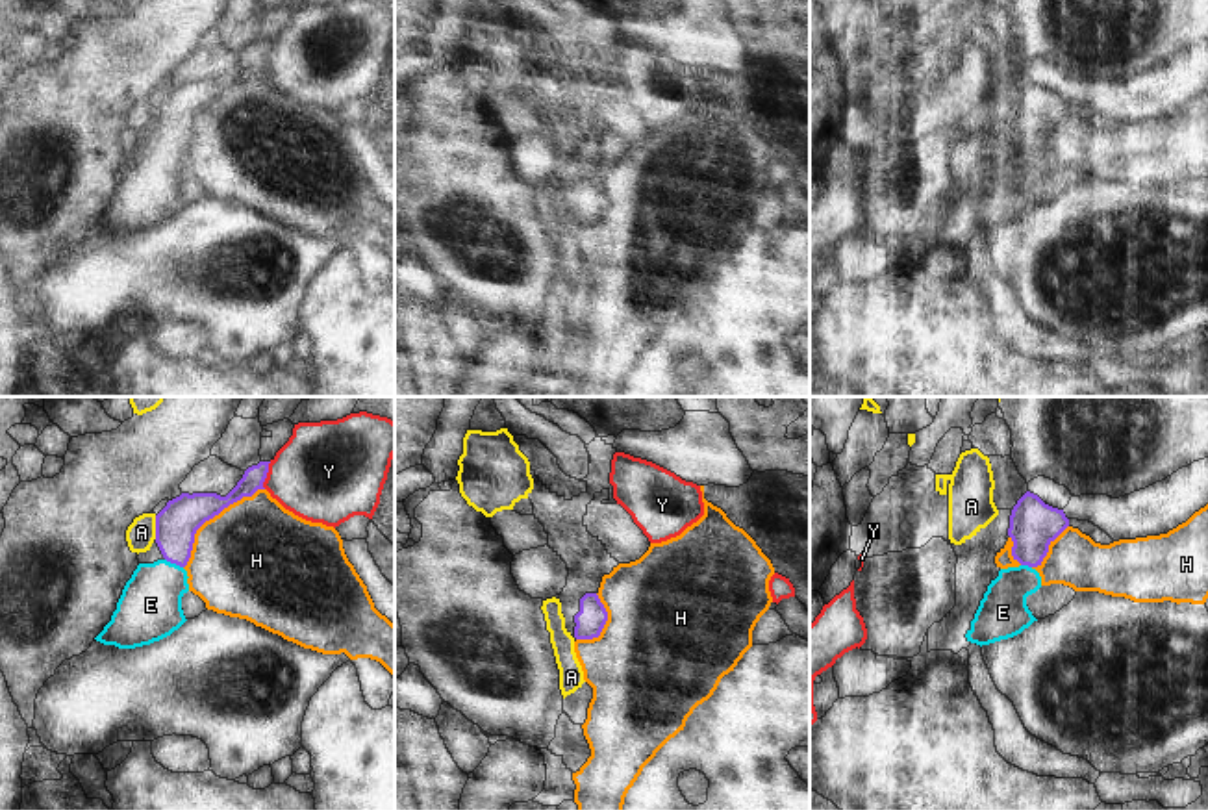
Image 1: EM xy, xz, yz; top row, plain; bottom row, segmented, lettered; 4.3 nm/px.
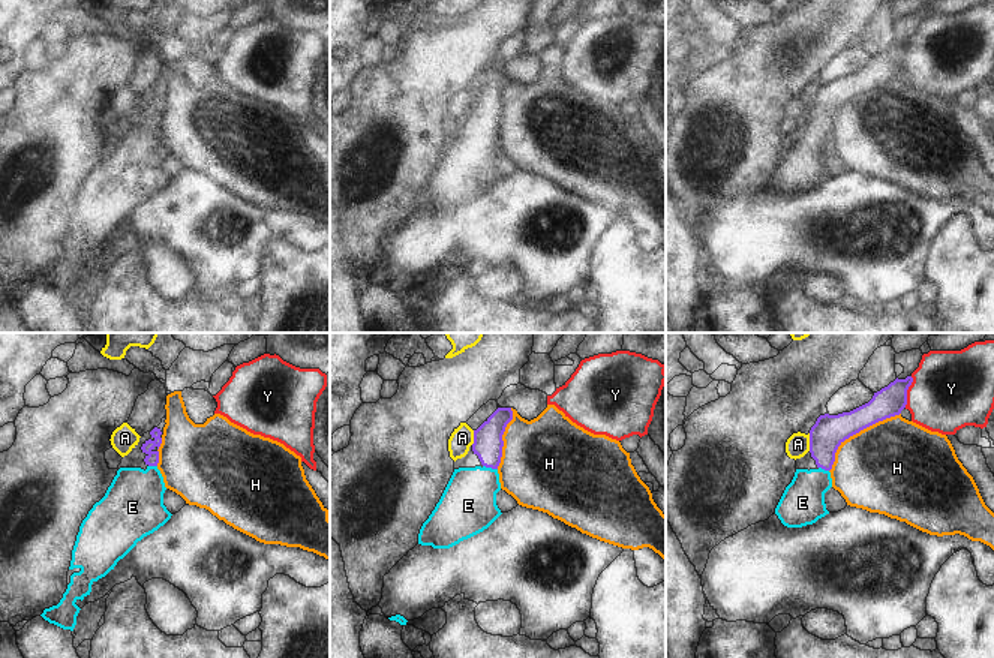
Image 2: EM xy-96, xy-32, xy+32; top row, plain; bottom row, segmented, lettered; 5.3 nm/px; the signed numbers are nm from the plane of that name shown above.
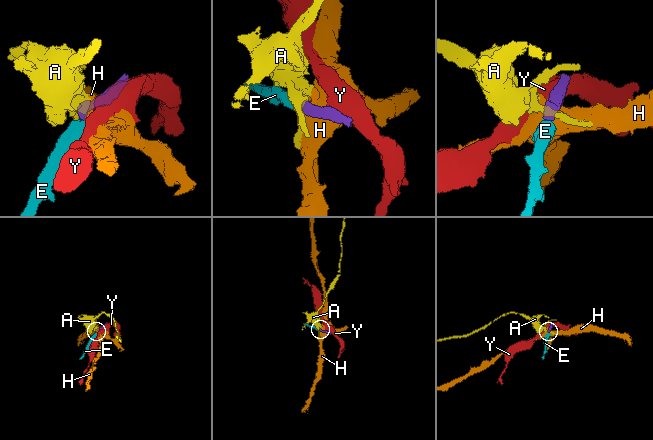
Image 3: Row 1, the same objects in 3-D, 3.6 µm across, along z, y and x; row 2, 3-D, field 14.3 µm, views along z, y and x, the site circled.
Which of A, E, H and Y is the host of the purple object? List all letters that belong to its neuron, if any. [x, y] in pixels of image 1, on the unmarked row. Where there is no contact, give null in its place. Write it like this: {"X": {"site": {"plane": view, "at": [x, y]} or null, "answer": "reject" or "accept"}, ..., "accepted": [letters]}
{"A": {"site": {"plane": "xy", "at": [156, 112]}, "answer": "reject"}, "E": {"site": {"plane": "xy", "at": [175, 147]}, "answer": "accept"}, "H": {"site": {"plane": "xy", "at": [212, 102]}, "answer": "reject"}, "Y": {"site": {"plane": "xy", "at": [265, 60]}, "answer": "reject"}, "accepted": ["E"]}

